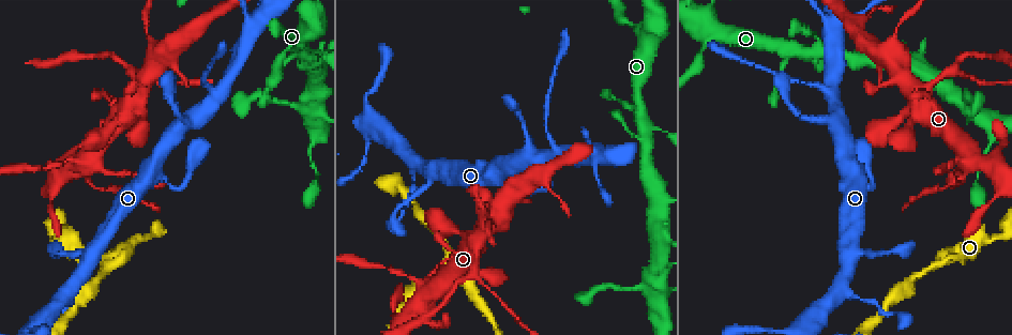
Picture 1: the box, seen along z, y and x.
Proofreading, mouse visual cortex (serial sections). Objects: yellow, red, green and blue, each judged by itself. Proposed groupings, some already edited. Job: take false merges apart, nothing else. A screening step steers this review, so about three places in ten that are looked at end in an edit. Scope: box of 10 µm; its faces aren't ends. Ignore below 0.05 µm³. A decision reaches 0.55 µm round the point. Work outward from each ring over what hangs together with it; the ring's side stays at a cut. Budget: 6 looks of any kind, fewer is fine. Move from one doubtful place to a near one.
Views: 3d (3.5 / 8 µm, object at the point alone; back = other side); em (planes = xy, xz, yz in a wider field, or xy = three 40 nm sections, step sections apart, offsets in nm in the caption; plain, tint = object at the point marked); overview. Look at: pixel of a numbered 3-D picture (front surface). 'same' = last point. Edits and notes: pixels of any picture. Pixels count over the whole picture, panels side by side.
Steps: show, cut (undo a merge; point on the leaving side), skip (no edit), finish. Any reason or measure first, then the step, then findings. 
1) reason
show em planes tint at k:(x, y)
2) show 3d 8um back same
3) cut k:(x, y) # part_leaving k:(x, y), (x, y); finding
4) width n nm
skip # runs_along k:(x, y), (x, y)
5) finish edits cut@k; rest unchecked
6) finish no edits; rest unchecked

narrows sharply
show 3d 3.5um at 1:(642, 30)

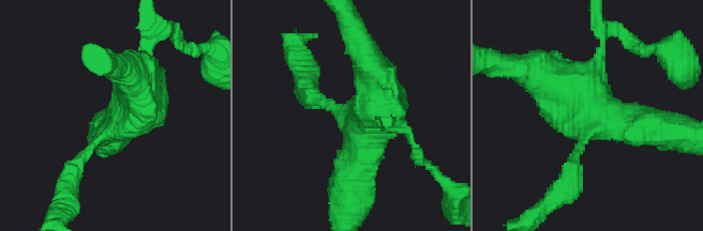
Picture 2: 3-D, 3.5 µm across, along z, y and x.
show em xy step 5 tint at 2:(589, 134)

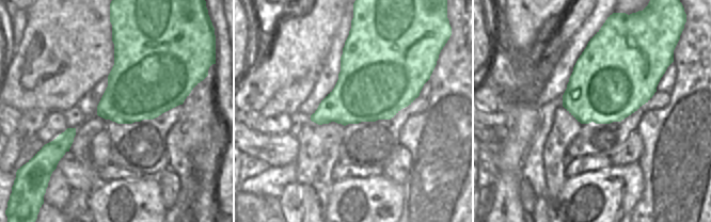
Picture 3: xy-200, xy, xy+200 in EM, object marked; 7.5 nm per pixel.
skip # runs_along 2:(663, 131), (595, 121), (549, 78); all the same cell

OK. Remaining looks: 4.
narrows sharply
show 3d 3.5um at 1:(544, 124)

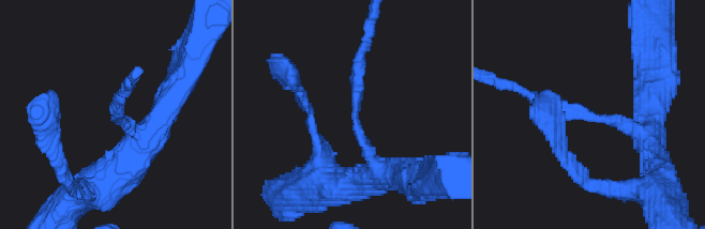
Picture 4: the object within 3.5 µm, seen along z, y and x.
now the EM
show em xy step 2 tint at 4:(591, 115)

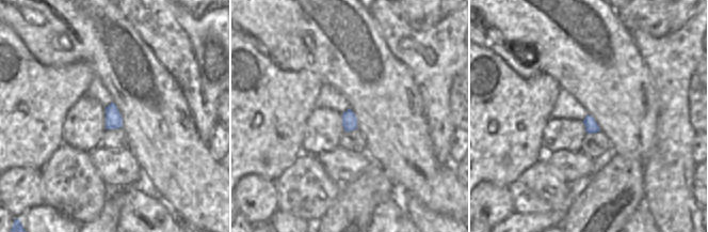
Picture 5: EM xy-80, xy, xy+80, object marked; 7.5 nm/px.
show em xy step 3 tint same

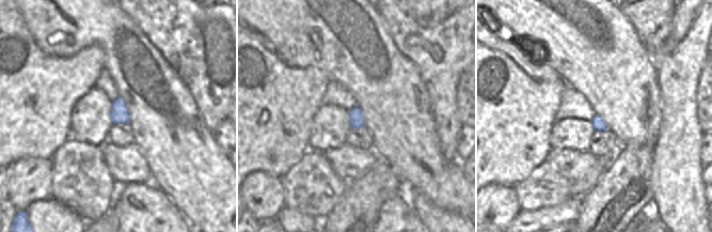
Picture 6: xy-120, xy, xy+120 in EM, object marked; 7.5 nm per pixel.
skip # runs_along 4:(651, 142), (525, 93); continuous, no second cell

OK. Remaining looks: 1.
finish no edits; rest unchecked

